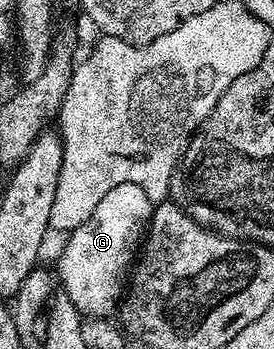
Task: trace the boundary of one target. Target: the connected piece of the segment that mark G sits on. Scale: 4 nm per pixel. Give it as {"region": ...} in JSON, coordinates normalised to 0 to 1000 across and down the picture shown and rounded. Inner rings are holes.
{"region":[[[434,524],[434,536],[405,536],[405,547],[347,582],[332,628],[241,676],[252,682],[223,713],[201,791],[259,868],[274,868],[281,888],[314,911],[398,908],[409,885],[416,894],[431,883],[562,596],[562,579],[536,570],[536,547],[522,547],[522,536],[493,524]]]}

